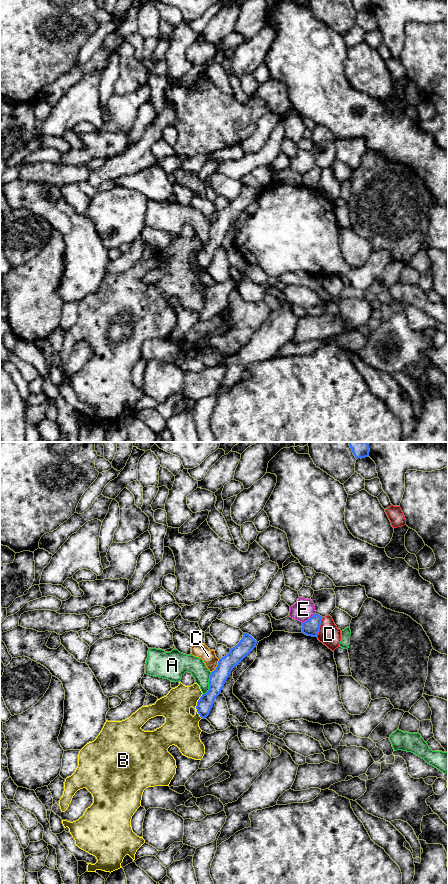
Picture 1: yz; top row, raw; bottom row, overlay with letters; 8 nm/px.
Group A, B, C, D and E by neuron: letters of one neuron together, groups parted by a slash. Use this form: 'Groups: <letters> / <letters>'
Groups: A / B / C / D / E

